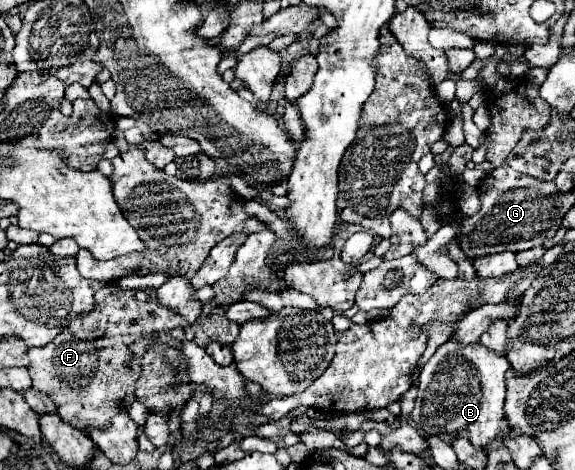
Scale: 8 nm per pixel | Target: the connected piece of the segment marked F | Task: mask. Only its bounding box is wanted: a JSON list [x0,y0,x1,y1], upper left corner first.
[28,285,194,429]

